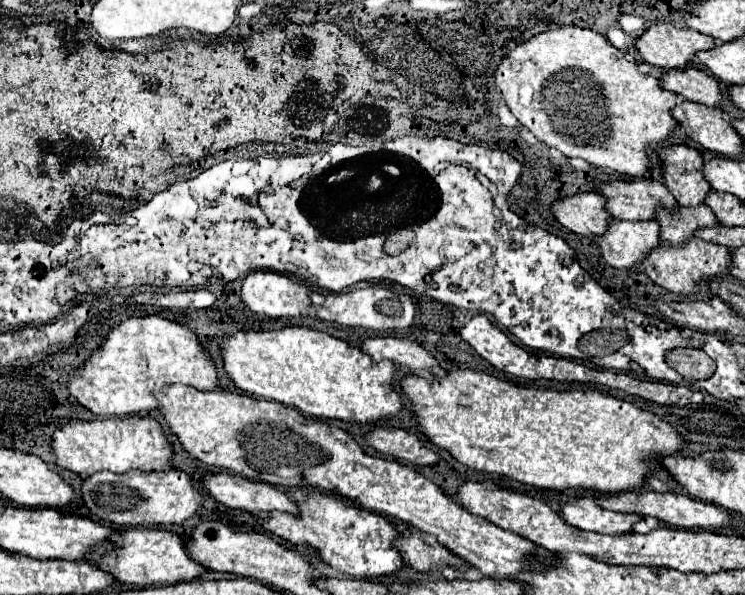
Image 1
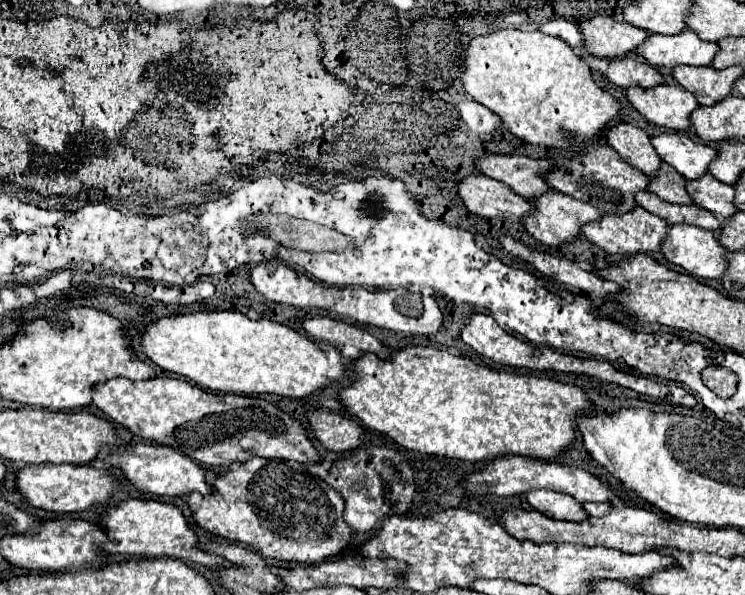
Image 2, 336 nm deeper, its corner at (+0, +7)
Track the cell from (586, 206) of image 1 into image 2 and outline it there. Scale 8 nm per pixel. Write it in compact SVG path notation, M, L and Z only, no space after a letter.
M477 174L467 176L459 182L459 194L465 202L465 206L483 218L517 218L533 212L533 204L525 200L523 196L515 196L511 188L505 184L499 184L499 180L491 180L489 176Z

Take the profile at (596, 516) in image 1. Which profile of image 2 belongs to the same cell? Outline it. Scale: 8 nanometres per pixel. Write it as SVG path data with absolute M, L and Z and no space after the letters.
M531 490L527 492L527 502L541 514L555 520L579 522L579 520L587 520L589 516L573 496L555 490Z

